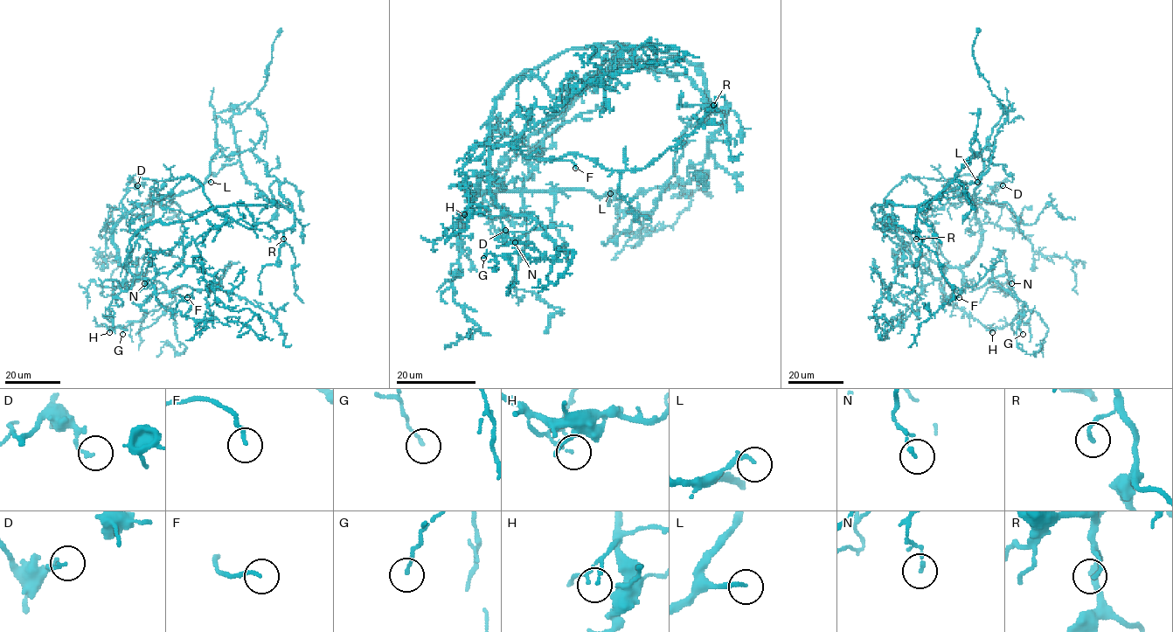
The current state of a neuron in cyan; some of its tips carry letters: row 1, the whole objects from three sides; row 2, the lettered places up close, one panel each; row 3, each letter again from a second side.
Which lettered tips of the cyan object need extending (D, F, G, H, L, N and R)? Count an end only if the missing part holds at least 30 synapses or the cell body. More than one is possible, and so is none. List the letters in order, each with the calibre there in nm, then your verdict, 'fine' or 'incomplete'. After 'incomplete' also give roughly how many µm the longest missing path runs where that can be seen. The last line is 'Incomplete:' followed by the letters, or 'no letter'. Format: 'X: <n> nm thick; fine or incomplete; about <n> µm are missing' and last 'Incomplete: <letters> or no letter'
D: 130 nm thick; fine
F: 150 nm thick; incomplete; about 25 µm are missing
G: 120 nm thick; fine
H: 140 nm thick; fine
L: 170 nm thick; incomplete; about 30 µm are missing
N: 130 nm thick; fine
R: 140 nm thick; fine
Incomplete: F, L

